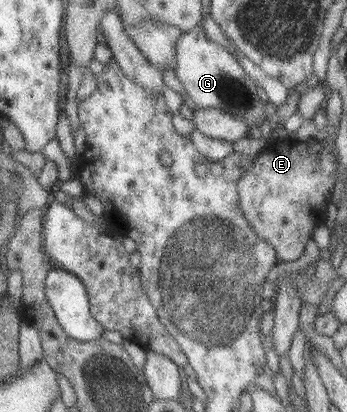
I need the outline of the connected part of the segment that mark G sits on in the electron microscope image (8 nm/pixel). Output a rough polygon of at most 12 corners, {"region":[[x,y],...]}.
{"region":[[203,25],[176,42],[195,108],[267,121],[258,88]]}

